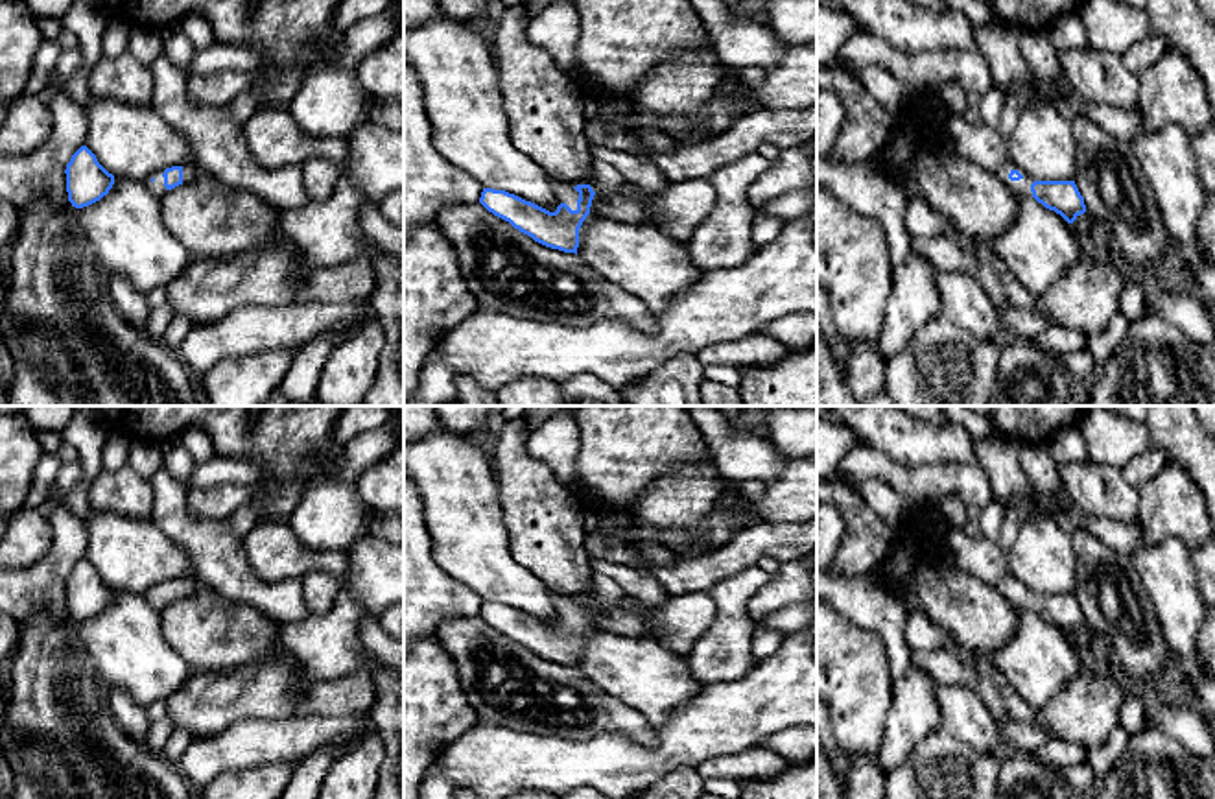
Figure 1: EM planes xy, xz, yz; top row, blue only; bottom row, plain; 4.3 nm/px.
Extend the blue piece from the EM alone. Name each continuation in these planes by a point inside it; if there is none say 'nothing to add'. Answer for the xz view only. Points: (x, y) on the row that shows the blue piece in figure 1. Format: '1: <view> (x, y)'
1: xz (565, 192)

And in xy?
1: xy (157, 187)

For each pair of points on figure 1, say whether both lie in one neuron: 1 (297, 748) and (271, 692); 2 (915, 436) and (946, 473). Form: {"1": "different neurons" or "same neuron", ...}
{"1": "different neurons", "2": "different neurons"}

